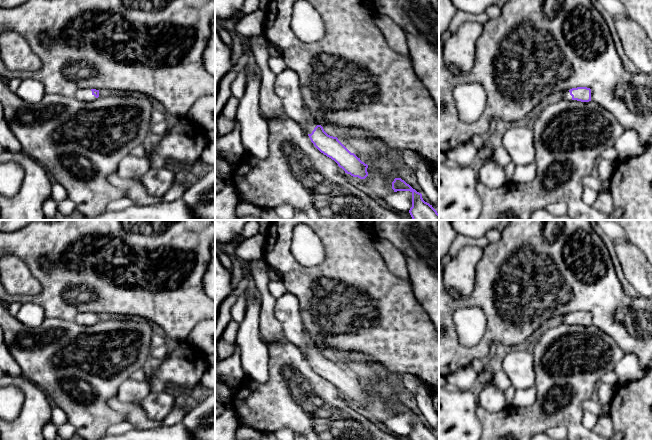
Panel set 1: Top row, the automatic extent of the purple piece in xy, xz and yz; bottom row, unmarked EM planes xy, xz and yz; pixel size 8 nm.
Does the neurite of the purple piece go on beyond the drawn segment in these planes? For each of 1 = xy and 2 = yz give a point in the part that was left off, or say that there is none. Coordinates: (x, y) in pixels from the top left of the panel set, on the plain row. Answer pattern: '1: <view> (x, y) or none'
1: xy (85, 318)
2: yz (566, 318)

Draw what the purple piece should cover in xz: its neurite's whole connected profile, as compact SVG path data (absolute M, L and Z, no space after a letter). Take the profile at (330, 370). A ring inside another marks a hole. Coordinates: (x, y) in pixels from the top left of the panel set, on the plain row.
M286 292L277 298L274 313L280 322L286 339L296 345L307 356L311 366L324 379L334 384L345 397L365 403L368 400L365 388L351 377L337 361L328 359L314 343L301 320L299 301Z

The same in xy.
M90 312L78 313L74 321L83 326L91 326L99 321L99 314Z

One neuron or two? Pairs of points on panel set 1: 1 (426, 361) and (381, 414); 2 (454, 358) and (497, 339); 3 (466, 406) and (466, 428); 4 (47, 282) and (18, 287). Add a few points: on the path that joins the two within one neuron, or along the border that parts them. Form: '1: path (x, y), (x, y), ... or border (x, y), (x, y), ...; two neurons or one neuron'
1: border (381, 367), (392, 376), (403, 376); two neurons
2: path (465, 355), (480, 351), (486, 345); one neuron
3: path (465, 411), (465, 423); one neuron
4: border (26, 264), (41, 286), (41, 291), (35, 296); two neurons

